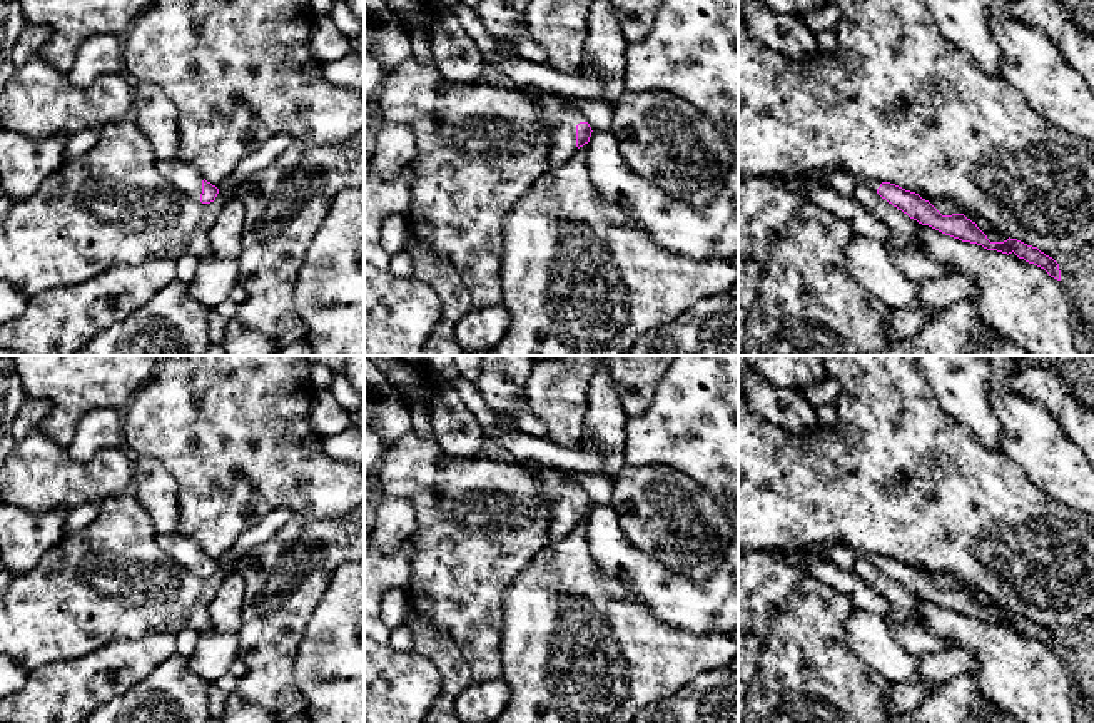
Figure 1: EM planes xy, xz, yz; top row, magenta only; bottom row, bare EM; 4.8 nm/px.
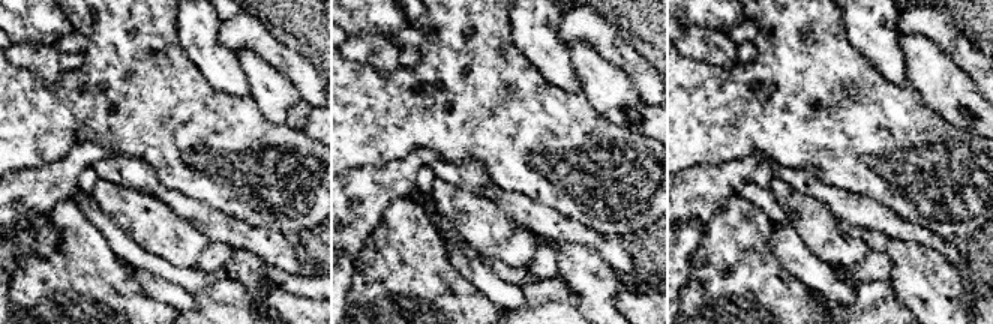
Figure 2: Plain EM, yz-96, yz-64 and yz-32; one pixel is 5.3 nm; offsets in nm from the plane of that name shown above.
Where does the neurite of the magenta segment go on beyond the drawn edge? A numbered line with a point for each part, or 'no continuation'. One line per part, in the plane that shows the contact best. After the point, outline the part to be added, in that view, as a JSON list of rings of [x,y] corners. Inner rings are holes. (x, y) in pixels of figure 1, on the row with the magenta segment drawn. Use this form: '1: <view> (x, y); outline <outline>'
1: xz (562, 117); outline [[[541,88],[536,92],[536,110],[551,132],[550,165],[560,167],[576,154],[576,125],[586,119],[571,104]]]

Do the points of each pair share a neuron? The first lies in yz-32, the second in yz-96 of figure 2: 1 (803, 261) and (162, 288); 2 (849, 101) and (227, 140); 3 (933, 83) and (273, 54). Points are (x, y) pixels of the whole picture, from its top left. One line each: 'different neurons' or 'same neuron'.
1: same neuron
2: same neuron
3: different neurons

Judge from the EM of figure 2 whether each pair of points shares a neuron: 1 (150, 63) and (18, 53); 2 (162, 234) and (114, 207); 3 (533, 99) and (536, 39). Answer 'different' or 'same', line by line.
1: different
2: same
3: different

